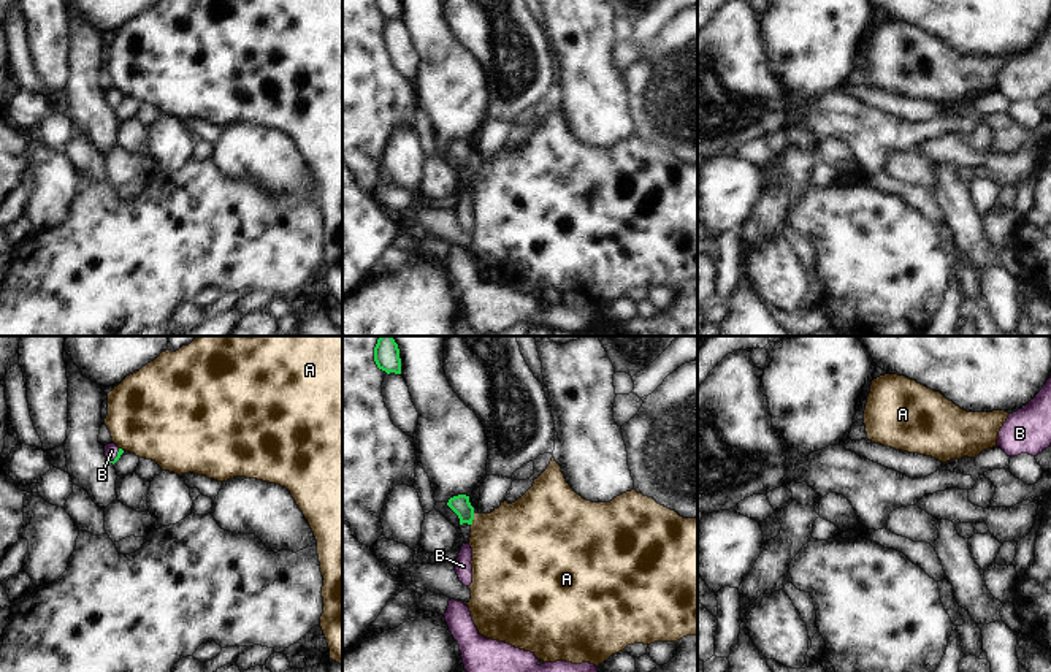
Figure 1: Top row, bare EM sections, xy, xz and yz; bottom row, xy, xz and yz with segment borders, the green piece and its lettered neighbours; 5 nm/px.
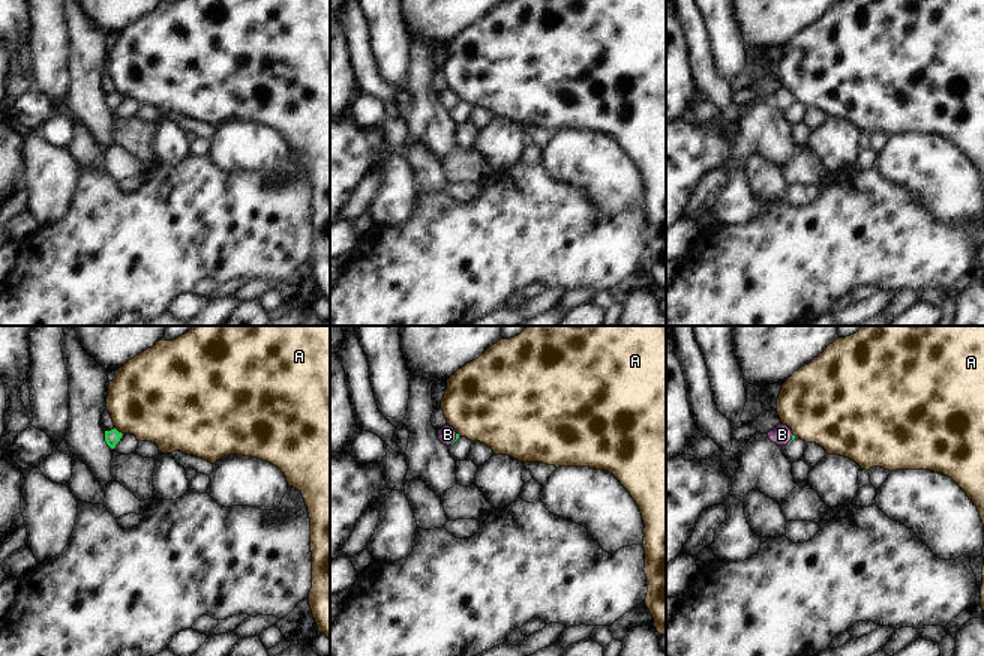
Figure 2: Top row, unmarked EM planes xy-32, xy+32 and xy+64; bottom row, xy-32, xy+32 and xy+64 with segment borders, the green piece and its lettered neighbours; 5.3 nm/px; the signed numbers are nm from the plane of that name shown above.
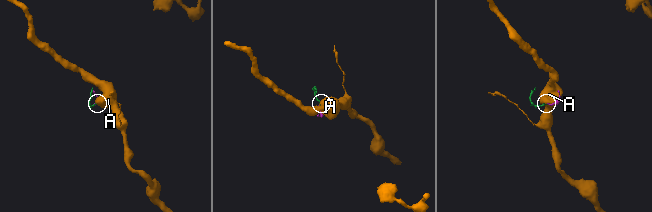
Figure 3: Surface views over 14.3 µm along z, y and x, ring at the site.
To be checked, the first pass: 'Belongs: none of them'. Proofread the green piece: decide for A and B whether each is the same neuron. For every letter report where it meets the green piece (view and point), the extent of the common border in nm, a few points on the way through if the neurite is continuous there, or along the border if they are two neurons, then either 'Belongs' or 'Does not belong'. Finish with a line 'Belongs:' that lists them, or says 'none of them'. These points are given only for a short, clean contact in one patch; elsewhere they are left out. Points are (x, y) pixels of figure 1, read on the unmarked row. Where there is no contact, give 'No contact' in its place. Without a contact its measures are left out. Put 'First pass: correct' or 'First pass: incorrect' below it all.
A: Touches green at xz (473, 164). Shared border 70 nm. Boundary: xz (474, 157), (471, 170). Does not belong
B: Touches green at xy (118, 100). Shared border 90 nm. Path across: xy (121, 95), (118, 100), (111, 95). Belongs
Belongs: B.
First pass: incorrect

